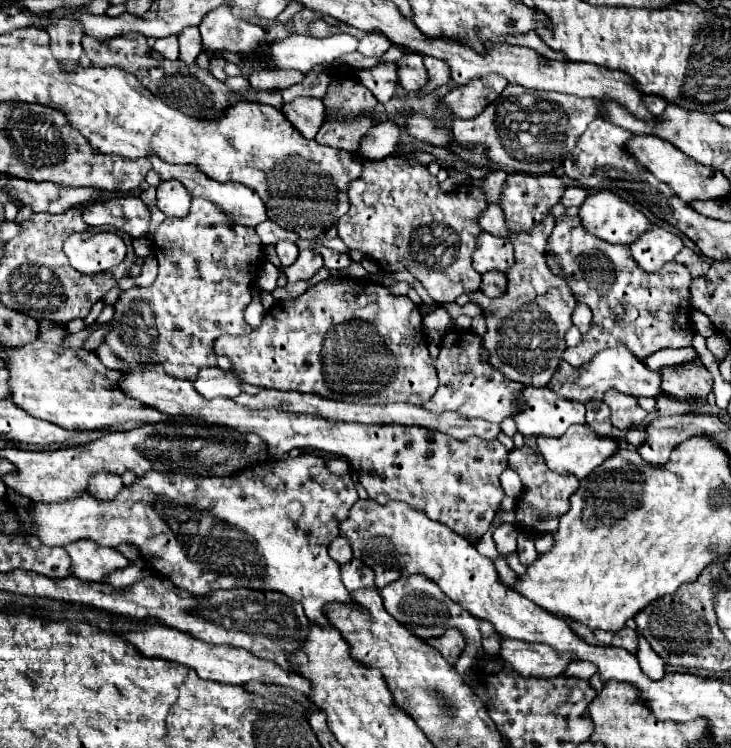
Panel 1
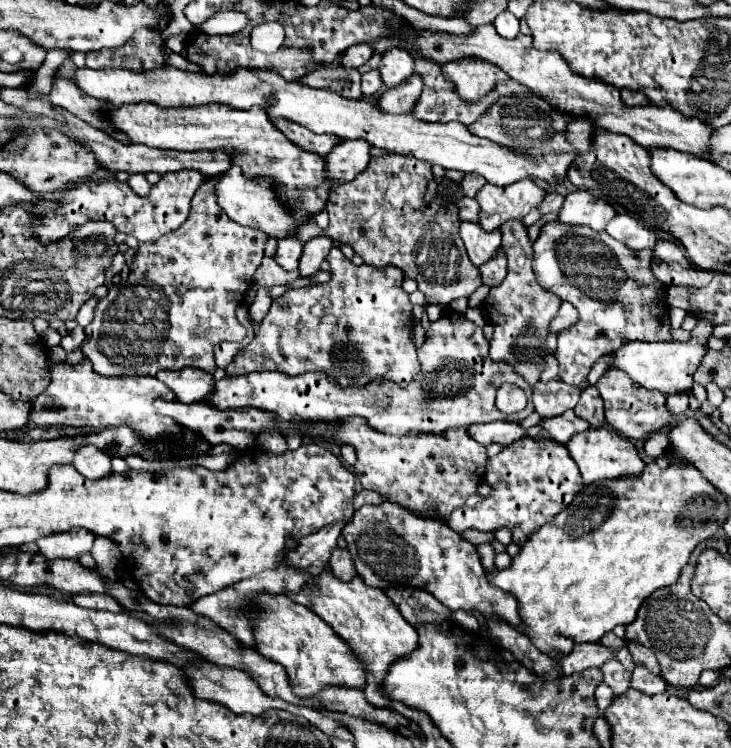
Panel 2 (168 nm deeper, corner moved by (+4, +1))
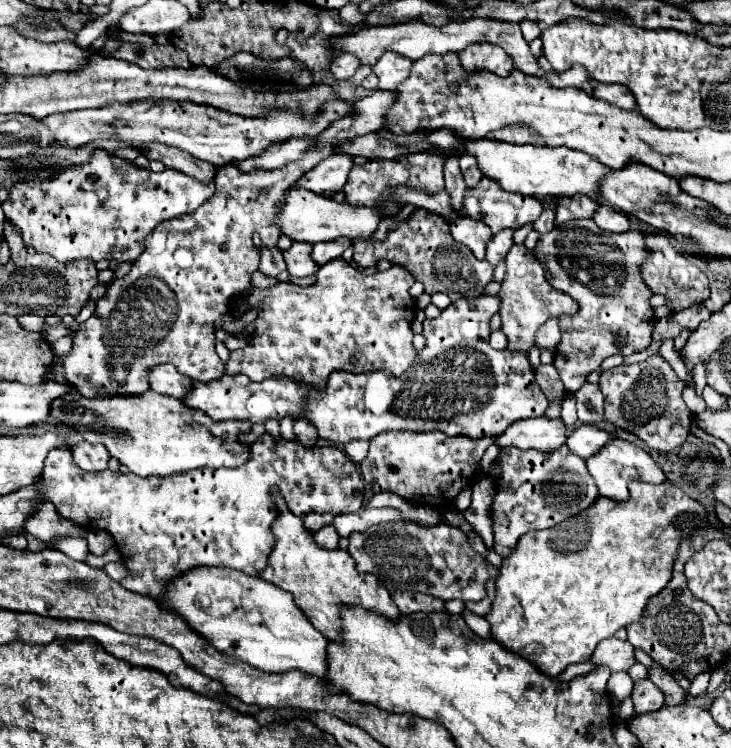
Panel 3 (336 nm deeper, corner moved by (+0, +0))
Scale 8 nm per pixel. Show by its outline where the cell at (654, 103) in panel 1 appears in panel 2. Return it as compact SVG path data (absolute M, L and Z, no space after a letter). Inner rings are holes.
M621 91L621 99L629 107L633 107L633 105L649 105L649 99L645 99L645 95L641 95L637 91Z

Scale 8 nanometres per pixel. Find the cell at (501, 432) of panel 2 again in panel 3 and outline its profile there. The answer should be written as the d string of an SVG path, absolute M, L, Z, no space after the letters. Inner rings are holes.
M533 418L533 420L519 420L517 424L511 424L505 434L497 436L495 444L505 446L517 446L521 450L541 450L541 452L553 452L553 448L563 446L567 440L565 424L561 418Z

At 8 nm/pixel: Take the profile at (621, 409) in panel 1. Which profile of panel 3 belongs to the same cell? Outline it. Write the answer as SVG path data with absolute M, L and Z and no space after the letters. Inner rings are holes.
M653 354L639 364L621 364L611 370L603 370L599 388L605 396L605 420L635 434L653 450L671 452L691 434L689 430L693 414L681 398L685 382L675 374L661 354Z

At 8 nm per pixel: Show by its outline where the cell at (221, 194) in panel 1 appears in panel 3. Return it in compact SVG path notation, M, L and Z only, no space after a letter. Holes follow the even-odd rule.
M289 188L285 192L285 208L277 218L277 226L291 240L319 244L335 240L339 236L347 236L349 240L369 240L383 218L385 216L381 216L381 212L373 208L359 208L347 202L335 202L333 198L317 196L303 188Z

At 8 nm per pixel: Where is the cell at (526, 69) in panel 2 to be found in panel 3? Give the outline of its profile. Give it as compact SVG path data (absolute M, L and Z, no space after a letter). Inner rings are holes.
M469 18L465 22L449 22L445 26L433 26L433 24L423 24L423 22L405 22L405 24L379 26L379 28L373 26L373 28L361 28L355 32L347 32L345 36L333 38L329 44L333 50L333 54L331 54L333 58L337 58L341 54L353 54L361 60L361 64L375 64L383 56L383 52L387 52L387 50L403 54L411 60L419 60L425 54L461 52L473 42L489 42L489 44L501 46L515 60L515 68L521 68L523 72L529 72L533 76L547 78L551 82L551 86L557 86L557 88L577 86L579 88L583 82L591 82L585 68L579 68L579 66L573 66L571 70L567 70L563 74L545 74L537 66L537 60L533 58L533 54L529 52L529 44L525 42L525 38L521 34L519 24L513 24L513 22L497 22L497 20L483 20L483 18Z

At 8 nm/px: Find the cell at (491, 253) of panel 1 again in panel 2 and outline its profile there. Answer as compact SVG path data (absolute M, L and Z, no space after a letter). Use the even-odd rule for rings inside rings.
M461 223L461 239L465 243L467 255L475 267L481 267L489 259L497 257L501 249L501 231L485 231L477 223Z

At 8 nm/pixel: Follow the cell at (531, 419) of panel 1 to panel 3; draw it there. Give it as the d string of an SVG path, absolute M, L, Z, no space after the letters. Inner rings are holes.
M581 424L567 440L567 448L571 452L575 452L577 456L581 456L583 460L587 460L589 456L595 456L605 444L609 444L609 440L613 440L613 436L605 430L601 430L599 426L589 426L589 424Z

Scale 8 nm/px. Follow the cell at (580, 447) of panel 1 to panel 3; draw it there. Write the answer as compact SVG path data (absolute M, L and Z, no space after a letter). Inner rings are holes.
M619 438L611 440L601 452L591 456L587 460L587 468L589 468L589 474L595 478L595 484L601 492L601 496L611 498L611 500L625 500L627 498L627 486L633 480L649 482L649 484L661 484L667 480L661 466L643 448L635 446L633 442L619 440Z

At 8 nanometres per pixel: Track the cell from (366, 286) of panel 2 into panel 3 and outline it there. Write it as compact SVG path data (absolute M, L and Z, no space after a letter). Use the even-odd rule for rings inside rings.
M337 258L321 266L317 282L307 288L291 282L279 282L267 290L251 290L249 296L245 296L245 306L259 312L253 320L255 338L247 346L231 352L225 362L225 374L245 374L257 382L269 376L289 376L289 380L301 380L303 384L313 384L313 388L325 388L325 380L335 370L351 374L387 370L389 374L399 376L413 364L417 354L411 344L415 300L409 294L409 288L413 282L411 272L401 266L391 266L389 270L377 274L363 274L357 266Z

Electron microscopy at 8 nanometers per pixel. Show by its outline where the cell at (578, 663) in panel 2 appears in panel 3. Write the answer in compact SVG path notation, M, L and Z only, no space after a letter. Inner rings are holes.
M609 638L603 640L593 656L591 662L599 664L599 666L609 666L611 672L619 672L619 670L629 670L637 660L635 660L635 648L625 640L617 640L617 638Z

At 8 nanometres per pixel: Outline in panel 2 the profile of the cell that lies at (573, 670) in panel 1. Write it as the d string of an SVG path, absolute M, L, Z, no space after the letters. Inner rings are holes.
M611 659L605 667L601 667L603 681L613 689L615 695L625 693L631 685L631 671L627 671L617 659Z

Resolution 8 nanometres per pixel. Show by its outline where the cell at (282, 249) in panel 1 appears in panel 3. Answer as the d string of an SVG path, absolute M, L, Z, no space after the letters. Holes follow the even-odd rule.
M293 242L291 250L283 252L283 256L285 256L285 262L287 262L287 272L289 272L291 276L307 278L307 276L313 276L313 274L317 274L317 270L319 270L319 264L313 264L311 250L313 250L313 246L311 246L311 244Z

